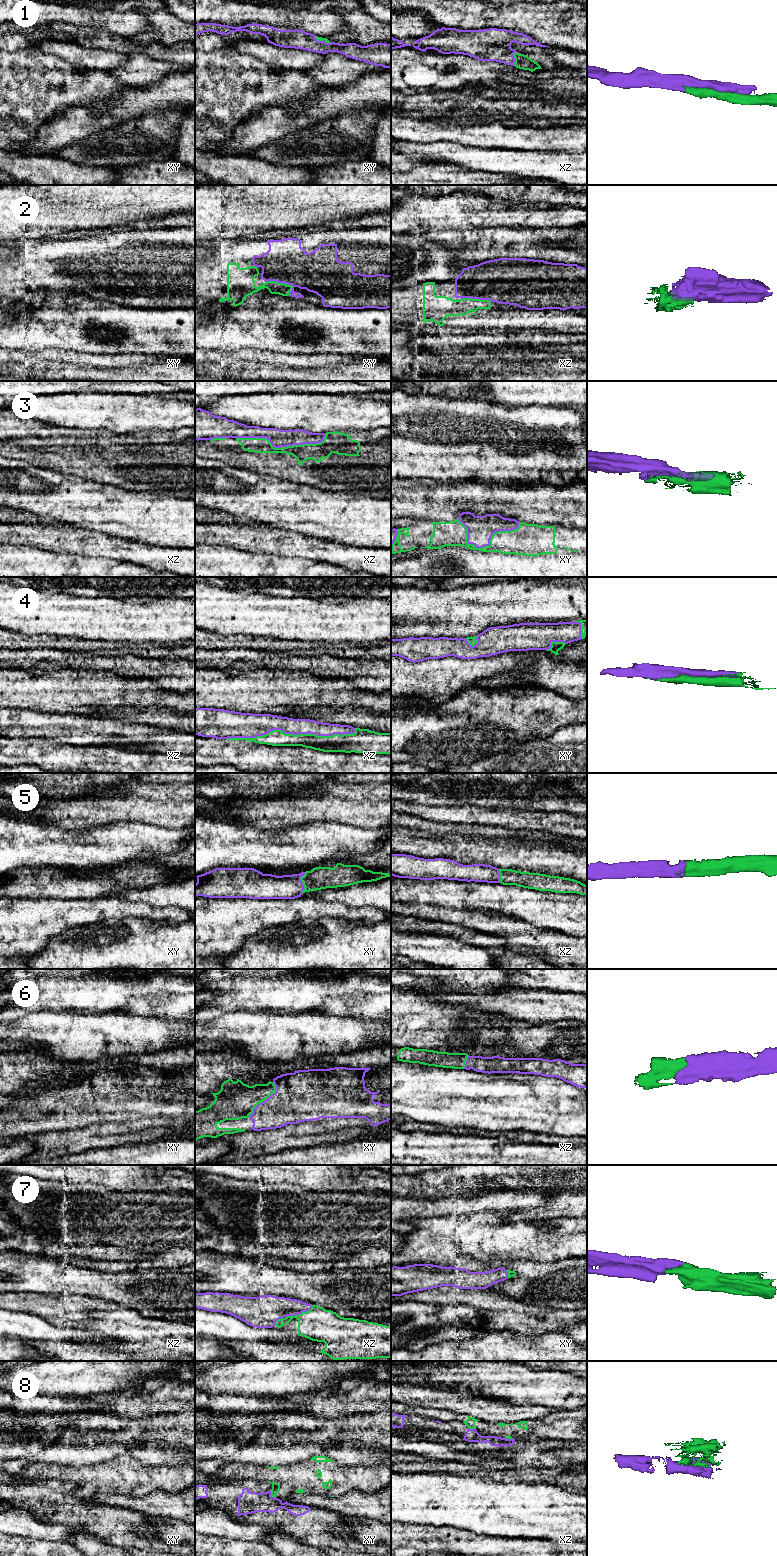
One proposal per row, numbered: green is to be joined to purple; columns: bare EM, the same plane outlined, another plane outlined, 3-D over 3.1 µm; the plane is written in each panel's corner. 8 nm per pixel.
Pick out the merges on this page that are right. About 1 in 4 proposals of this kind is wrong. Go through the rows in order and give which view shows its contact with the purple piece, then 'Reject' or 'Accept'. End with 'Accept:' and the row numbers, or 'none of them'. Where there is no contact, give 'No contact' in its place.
1: Touches purple in xz. Accept
2: Touches purple in xy. Accept
3: Touches purple in xz. Accept
4: Touches purple in xz. Accept
5: Touches purple in xy. Accept
6: Touches purple in xy. Accept
7: Touches purple in xz. Accept
8: Touches purple in xy. Reject
Accept: 1, 2, 3, 4, 5, 6, 7

